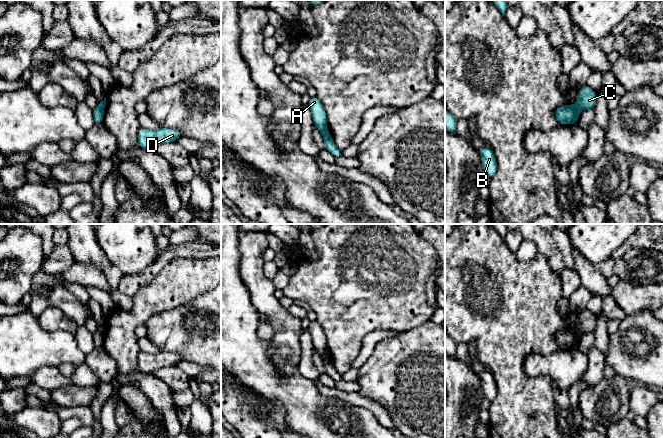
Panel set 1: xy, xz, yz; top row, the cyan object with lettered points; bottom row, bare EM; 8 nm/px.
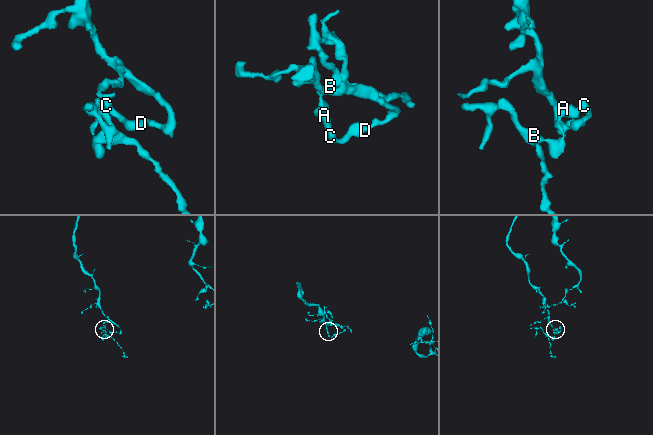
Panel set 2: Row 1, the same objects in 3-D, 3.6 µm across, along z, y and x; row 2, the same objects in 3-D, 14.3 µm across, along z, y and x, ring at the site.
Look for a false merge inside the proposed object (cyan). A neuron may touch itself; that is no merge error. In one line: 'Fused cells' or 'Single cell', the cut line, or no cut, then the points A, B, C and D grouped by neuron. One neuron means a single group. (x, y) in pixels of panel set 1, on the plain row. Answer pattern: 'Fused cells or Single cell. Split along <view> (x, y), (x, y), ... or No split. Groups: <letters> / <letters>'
Fused cells. Split along yz (573, 329), (579, 335). Groups: A B / C D

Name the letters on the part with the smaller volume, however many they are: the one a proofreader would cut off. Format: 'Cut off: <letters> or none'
Cut off: A, B

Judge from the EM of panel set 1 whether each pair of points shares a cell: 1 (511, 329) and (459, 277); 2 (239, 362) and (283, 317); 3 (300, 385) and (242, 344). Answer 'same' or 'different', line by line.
1: same
2: different
3: same

